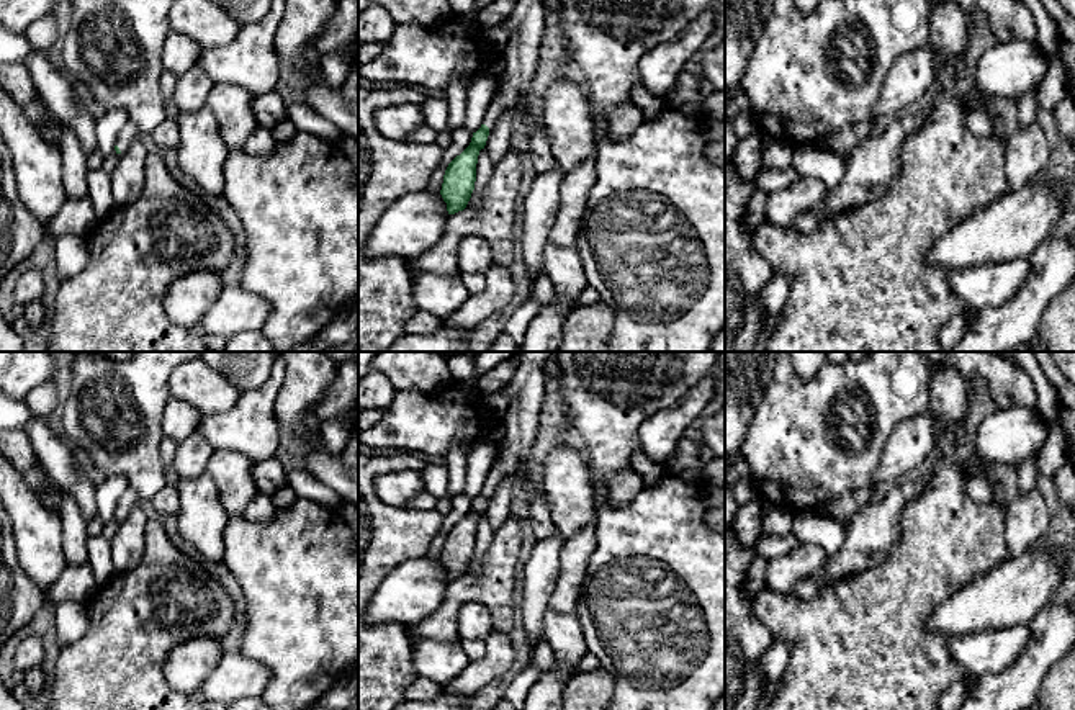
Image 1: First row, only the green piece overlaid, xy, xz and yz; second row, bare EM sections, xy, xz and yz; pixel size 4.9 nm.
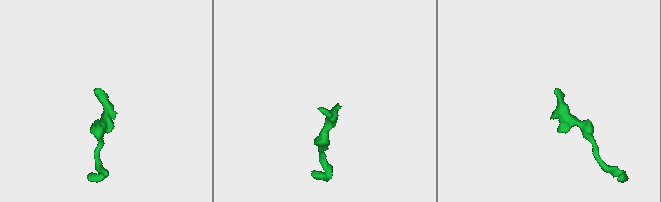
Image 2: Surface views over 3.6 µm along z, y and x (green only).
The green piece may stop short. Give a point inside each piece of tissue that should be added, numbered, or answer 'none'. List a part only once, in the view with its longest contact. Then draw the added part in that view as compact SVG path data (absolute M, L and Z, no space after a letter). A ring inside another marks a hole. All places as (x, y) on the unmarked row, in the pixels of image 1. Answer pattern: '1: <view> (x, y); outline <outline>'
1: xy (128, 501); outline M128 489L116 506L116 512L121 519L124 519L136 506L142 506L144 502L137 497L133 489Z

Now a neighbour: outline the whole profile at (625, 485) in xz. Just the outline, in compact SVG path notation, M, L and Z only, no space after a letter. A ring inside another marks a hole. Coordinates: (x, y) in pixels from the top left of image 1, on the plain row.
M620 470L610 478L609 502L612 506L628 504L645 488L643 479L633 470Z

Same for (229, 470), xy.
M214 450L208 461L206 473L216 484L229 517L242 515L259 494L250 474L252 465L254 460L234 450Z

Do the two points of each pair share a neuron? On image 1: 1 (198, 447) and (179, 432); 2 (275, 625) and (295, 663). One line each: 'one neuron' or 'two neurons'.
1: two neurons
2: one neuron

